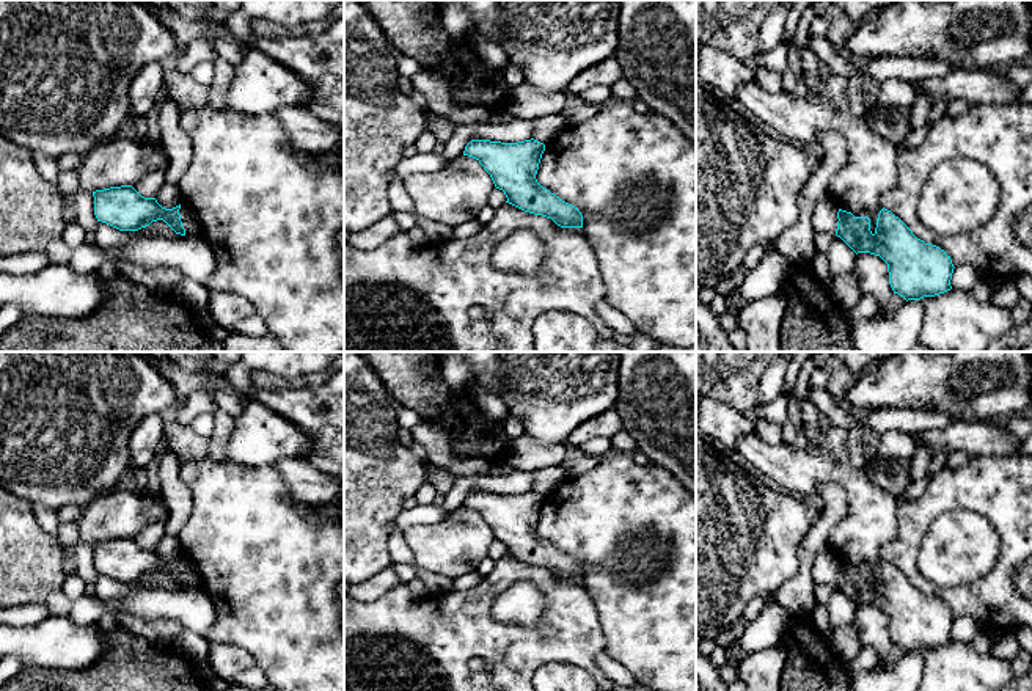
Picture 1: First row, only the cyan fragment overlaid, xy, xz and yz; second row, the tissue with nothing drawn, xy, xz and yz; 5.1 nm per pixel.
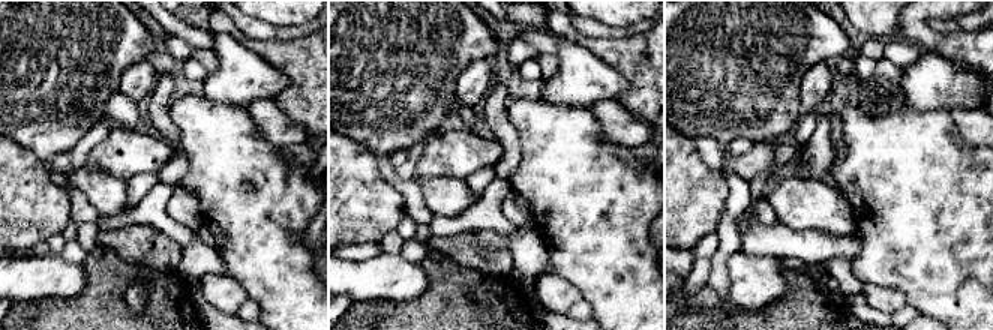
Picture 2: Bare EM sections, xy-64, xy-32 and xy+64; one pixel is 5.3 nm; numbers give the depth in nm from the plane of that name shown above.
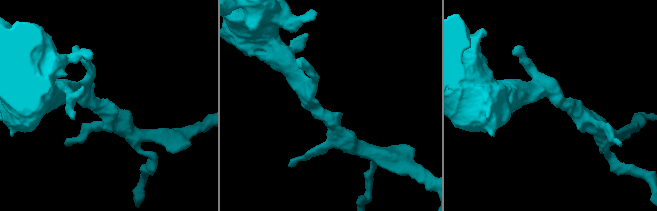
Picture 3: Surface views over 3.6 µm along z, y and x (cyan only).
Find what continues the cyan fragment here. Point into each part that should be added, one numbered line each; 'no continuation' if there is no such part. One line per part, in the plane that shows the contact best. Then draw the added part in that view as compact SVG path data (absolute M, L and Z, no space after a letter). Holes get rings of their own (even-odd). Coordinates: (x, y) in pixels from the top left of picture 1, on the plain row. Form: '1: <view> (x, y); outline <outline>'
no continuation

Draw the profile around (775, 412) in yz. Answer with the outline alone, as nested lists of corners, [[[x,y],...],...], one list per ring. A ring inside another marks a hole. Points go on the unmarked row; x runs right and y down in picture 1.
[[[785,394],[778,396],[773,402],[767,405],[756,405],[749,410],[743,411],[746,418],[759,422],[759,421],[770,421],[784,424],[789,415],[789,400]]]

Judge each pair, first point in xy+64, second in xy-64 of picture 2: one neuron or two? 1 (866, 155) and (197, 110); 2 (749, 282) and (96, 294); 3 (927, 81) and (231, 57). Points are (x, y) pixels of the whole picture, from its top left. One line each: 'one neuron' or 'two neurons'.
1: one neuron
2: two neurons
3: one neuron

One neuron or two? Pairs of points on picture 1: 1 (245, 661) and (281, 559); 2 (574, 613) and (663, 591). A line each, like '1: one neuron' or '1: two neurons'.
1: two neurons
2: two neurons

